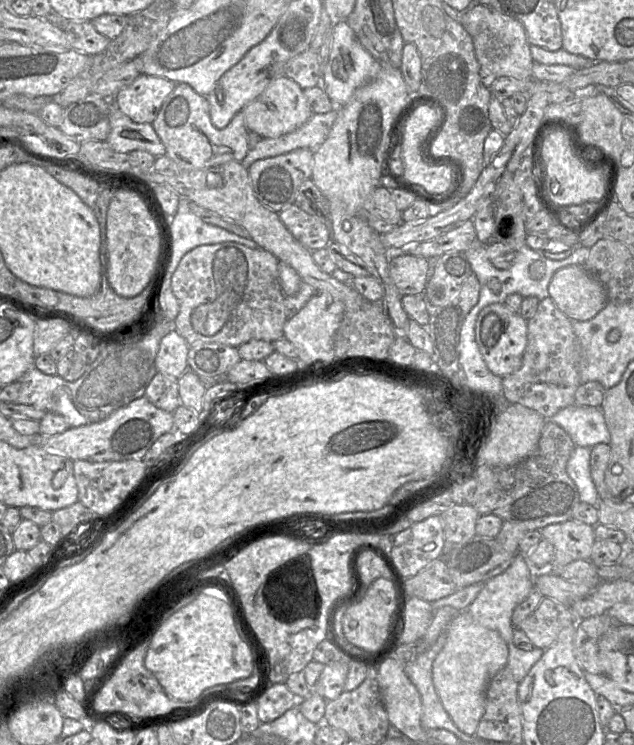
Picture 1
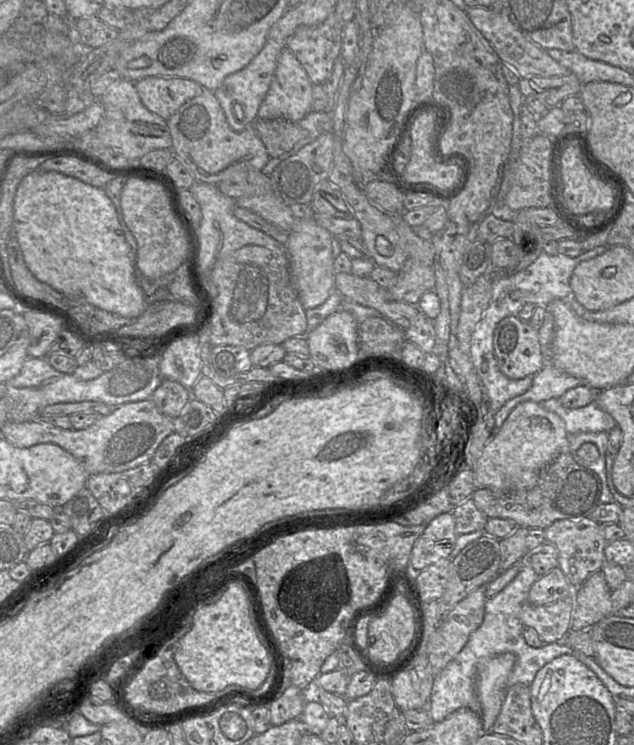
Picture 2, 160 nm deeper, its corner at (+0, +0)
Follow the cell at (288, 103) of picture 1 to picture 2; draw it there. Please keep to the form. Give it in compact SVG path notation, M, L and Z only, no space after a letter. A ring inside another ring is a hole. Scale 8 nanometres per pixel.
M285 47L279 58L270 88L258 110L259 119L282 118L299 122L312 111L313 83L294 53Z

